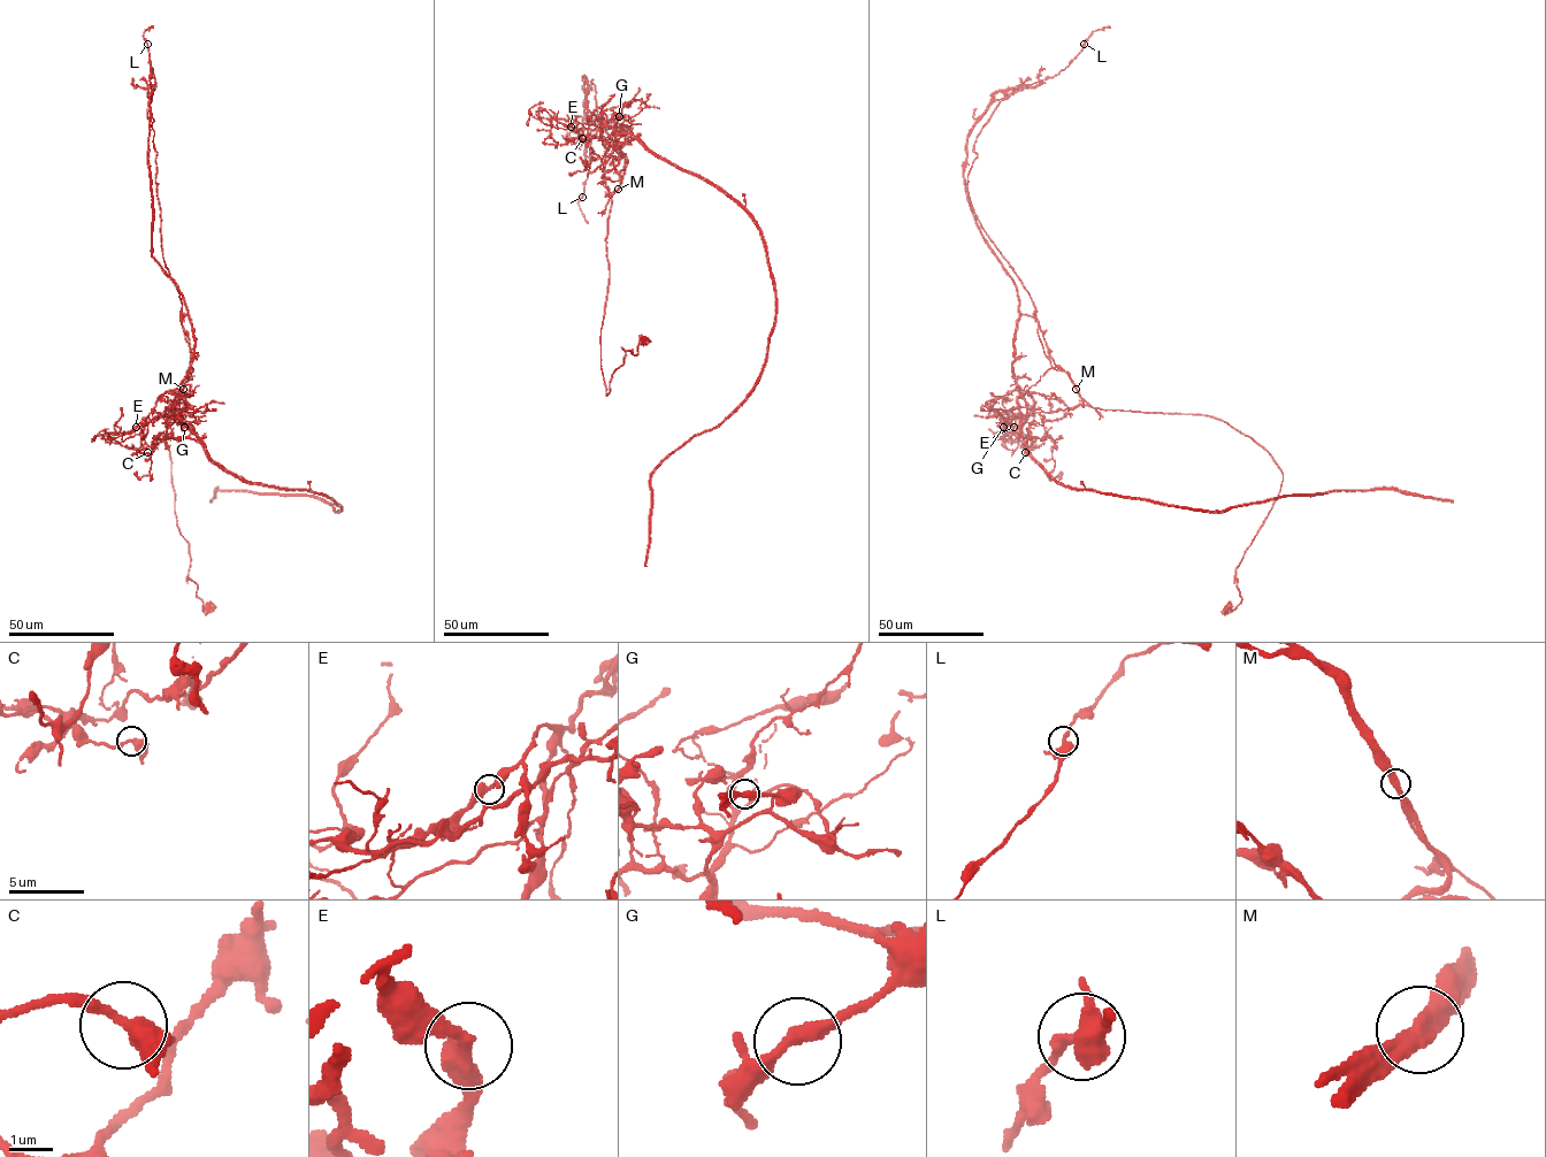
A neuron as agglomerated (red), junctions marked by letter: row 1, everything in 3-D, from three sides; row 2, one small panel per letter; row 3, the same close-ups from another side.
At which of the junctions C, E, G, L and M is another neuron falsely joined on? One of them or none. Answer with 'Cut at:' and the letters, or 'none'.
Cut at: M

